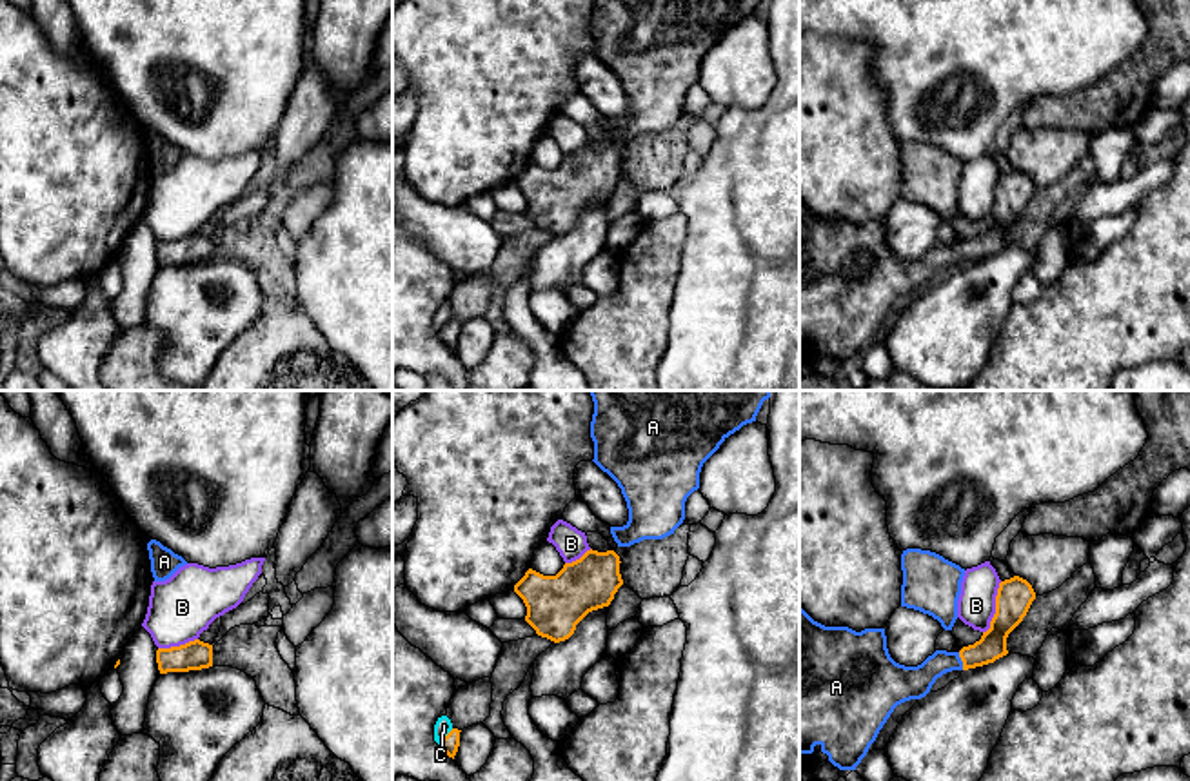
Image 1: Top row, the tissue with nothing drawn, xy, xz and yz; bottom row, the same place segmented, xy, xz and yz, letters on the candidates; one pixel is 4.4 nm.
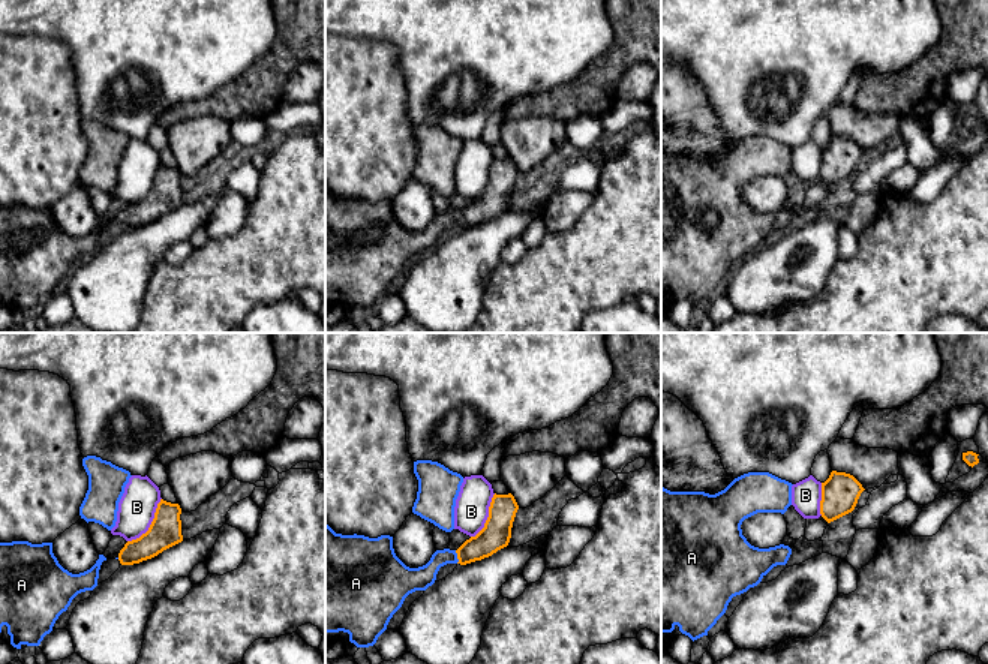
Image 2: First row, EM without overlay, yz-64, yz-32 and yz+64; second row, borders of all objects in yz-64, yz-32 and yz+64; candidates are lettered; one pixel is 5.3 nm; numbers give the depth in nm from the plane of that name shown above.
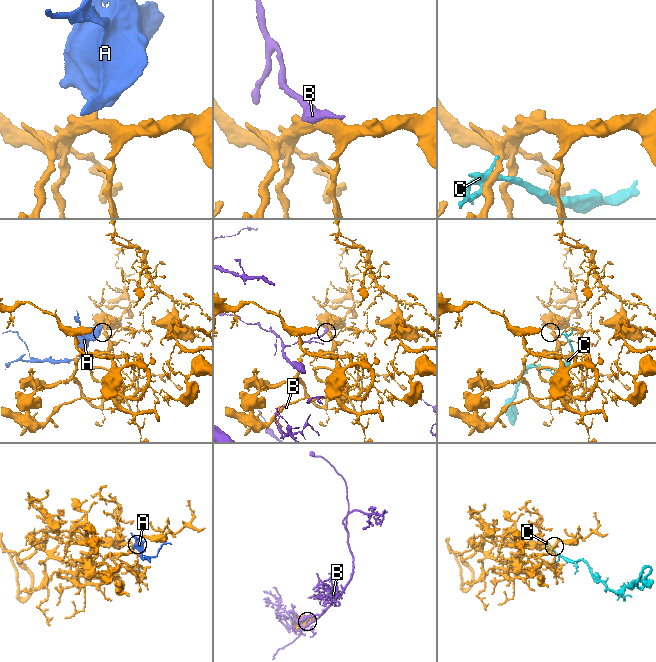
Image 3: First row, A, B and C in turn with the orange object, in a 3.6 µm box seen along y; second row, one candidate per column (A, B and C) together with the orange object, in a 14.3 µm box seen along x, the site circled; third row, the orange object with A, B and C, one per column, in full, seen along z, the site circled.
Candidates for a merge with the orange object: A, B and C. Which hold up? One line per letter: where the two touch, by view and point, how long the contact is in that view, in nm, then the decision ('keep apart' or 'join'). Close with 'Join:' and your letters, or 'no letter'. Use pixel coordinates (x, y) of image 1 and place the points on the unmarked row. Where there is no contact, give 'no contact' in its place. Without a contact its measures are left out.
A: meets orange in yz at (961, 253); contact 80 nm long; join
B: meets orange in yz at (996, 200); contact 240 nm long; keep apart
C: meets orange in xz at (446, 329); contact 100 nm long; keep apart
Join: A

